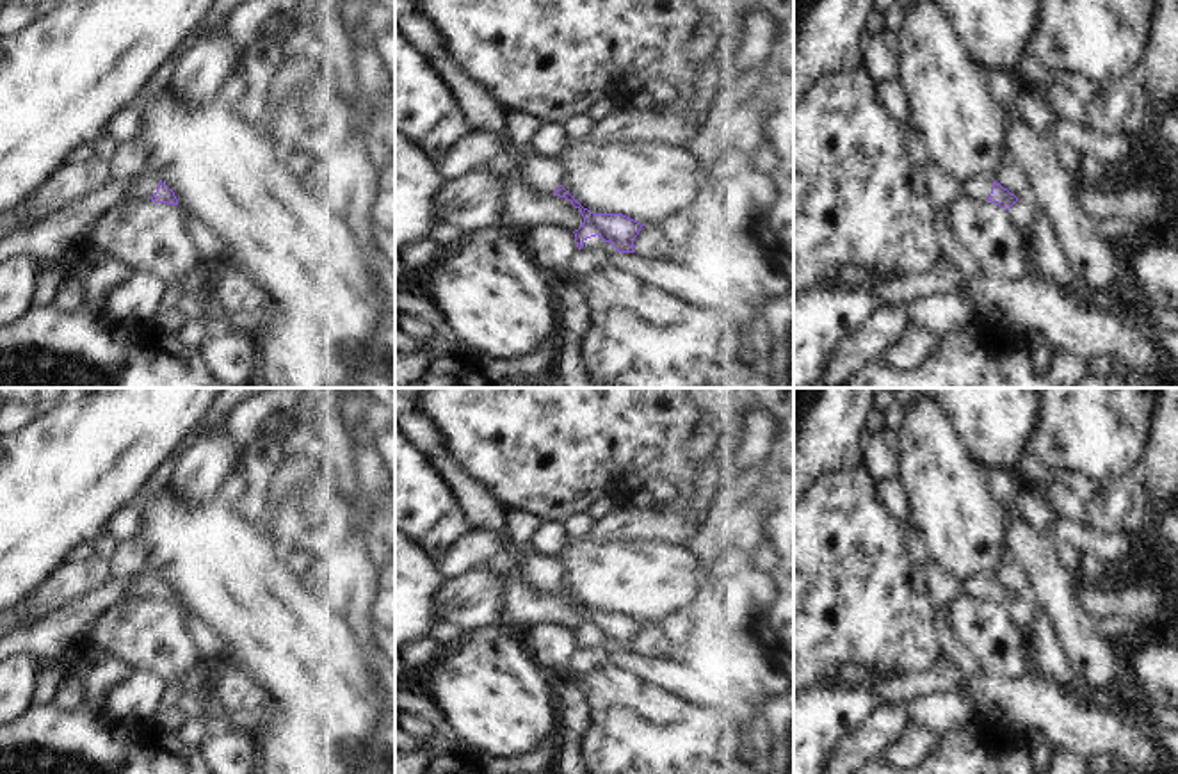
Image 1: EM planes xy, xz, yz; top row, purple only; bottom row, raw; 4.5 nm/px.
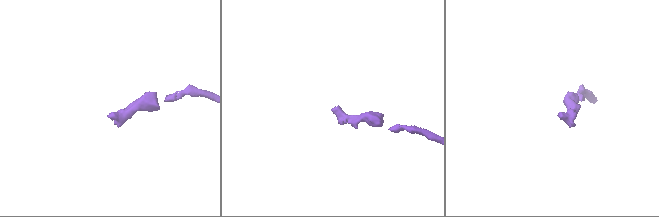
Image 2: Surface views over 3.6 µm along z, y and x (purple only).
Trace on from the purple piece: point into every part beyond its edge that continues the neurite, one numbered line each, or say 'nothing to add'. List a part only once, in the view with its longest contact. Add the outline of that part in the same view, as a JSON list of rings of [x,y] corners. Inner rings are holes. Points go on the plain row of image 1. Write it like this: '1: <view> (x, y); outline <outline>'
1: xy (145, 586); outline [[[142,571],[135,582],[132,584],[132,587],[126,591],[125,600],[151,600],[153,593],[158,587],[158,580],[148,573]]]

